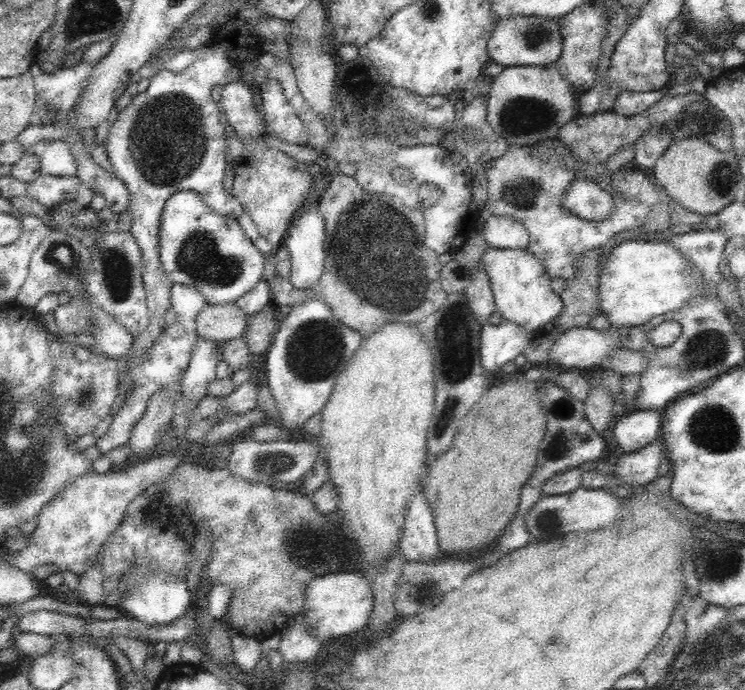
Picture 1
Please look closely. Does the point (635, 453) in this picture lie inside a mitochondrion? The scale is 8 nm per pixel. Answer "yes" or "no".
no

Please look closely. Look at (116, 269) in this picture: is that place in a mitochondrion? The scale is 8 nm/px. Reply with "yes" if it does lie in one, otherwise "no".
yes

